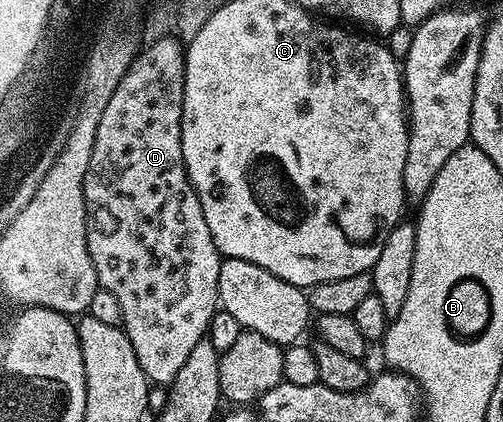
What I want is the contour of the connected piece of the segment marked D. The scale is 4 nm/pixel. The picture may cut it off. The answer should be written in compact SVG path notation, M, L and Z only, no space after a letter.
M173 36L154 38L148 44L150 46L147 47L146 50L142 49L137 57L130 62L127 72L123 76L123 80L119 80L119 84L115 88L111 100L107 100L107 108L100 110L101 119L97 121L95 148L91 152L91 164L87 168L87 176L85 177L85 211L89 213L89 219L87 220L87 252L91 252L91 264L95 264L98 287L107 292L112 292L115 296L115 300L119 300L119 308L123 308L123 320L121 321L121 326L124 329L125 335L131 340L131 348L135 348L135 356L139 356L139 368L143 368L143 372L149 377L150 383L165 388L168 387L169 383L175 380L175 372L179 372L179 368L183 368L184 362L187 361L188 354L191 353L191 348L195 348L195 344L199 344L206 335L208 335L212 316L219 309L217 289L219 288L219 268L221 267L222 256L215 248L215 240L211 240L211 228L207 228L207 220L203 220L203 208L199 204L199 196L195 192L195 188L187 176L187 168L185 167L185 161L183 160L183 148L181 147L181 113L183 112L183 88L185 87L185 46Z

